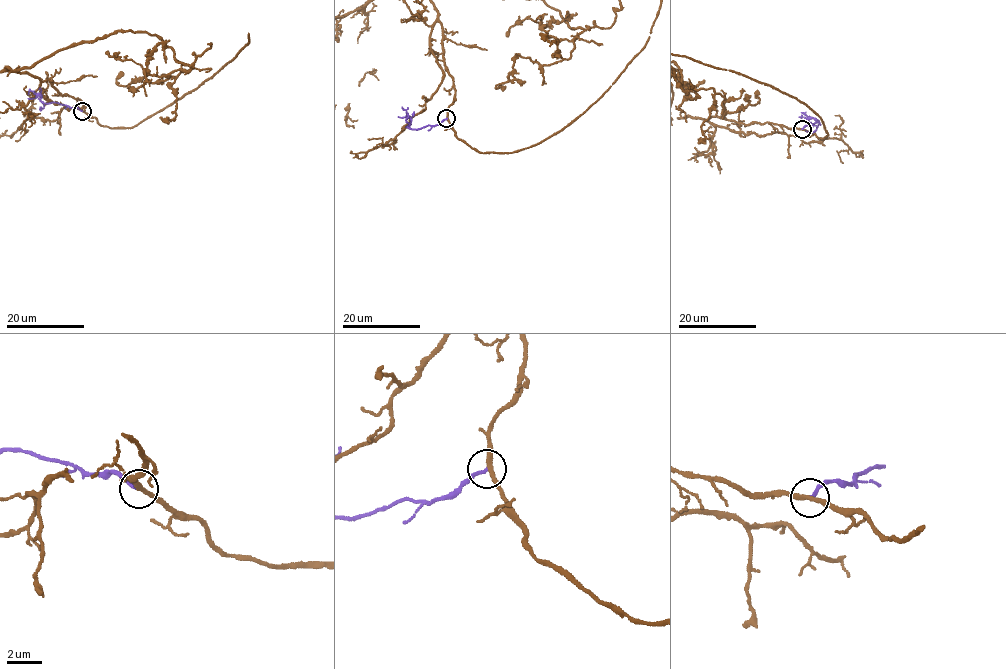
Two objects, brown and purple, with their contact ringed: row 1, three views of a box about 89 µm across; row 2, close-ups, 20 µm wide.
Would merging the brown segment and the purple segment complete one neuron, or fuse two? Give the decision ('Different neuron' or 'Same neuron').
Same neuron

